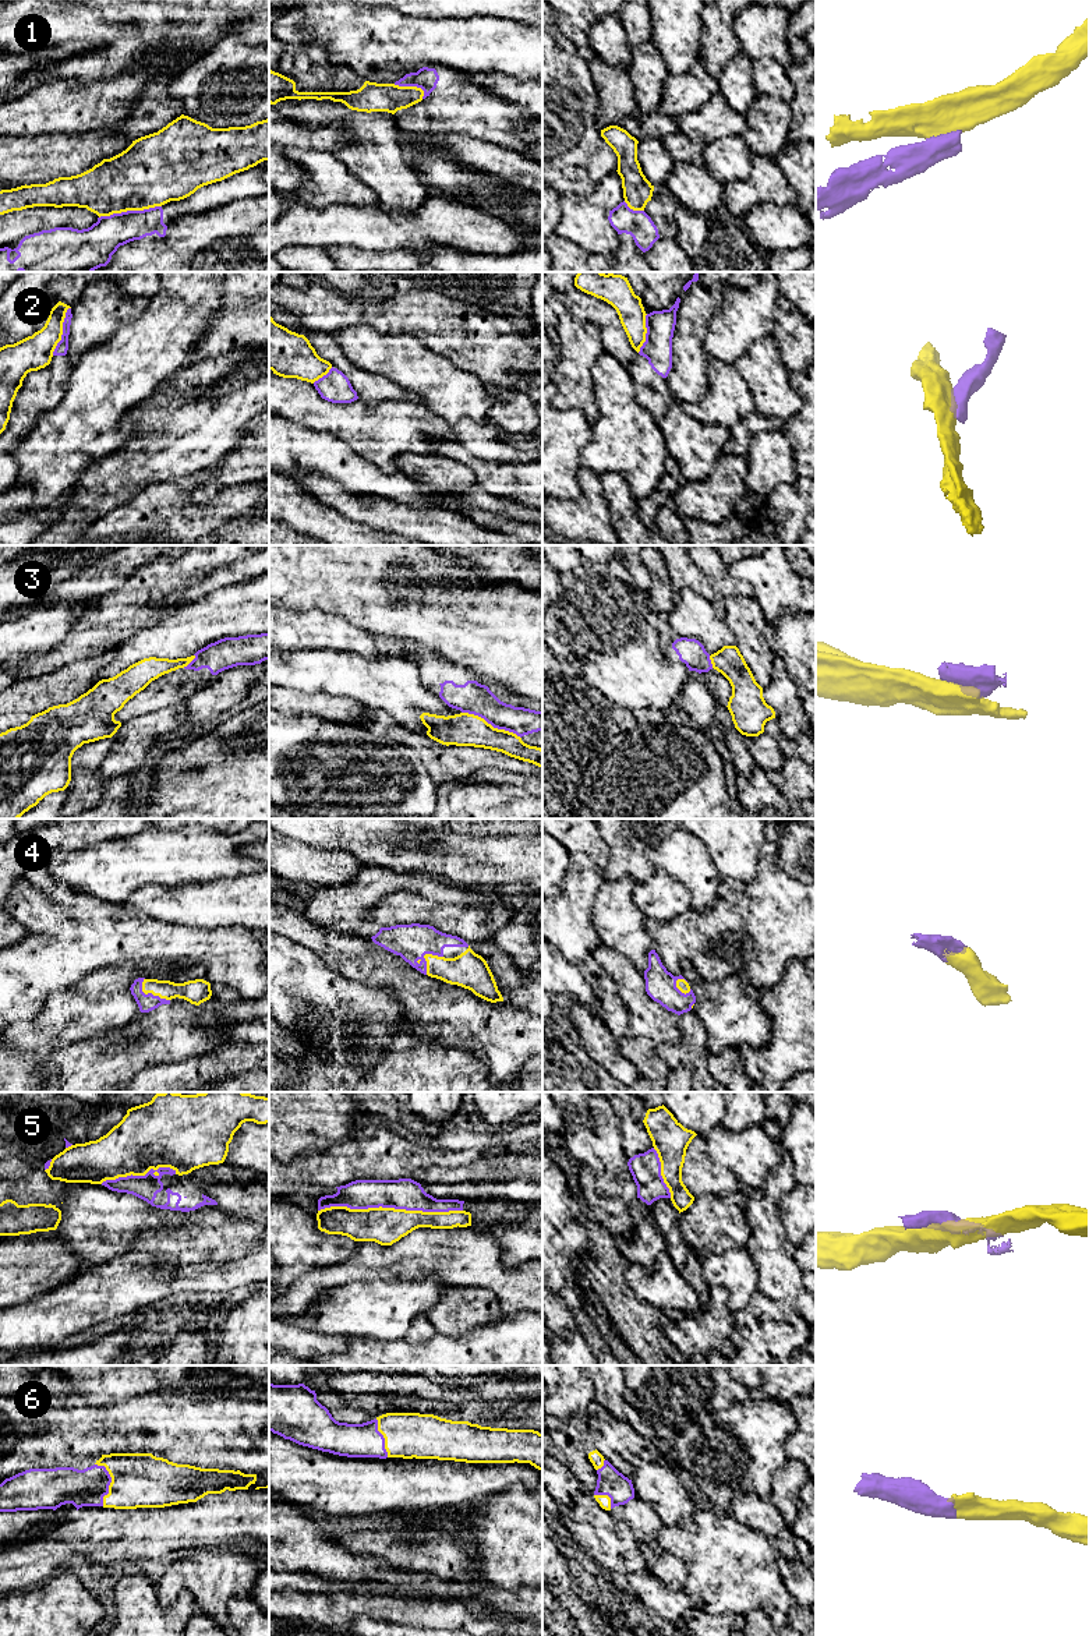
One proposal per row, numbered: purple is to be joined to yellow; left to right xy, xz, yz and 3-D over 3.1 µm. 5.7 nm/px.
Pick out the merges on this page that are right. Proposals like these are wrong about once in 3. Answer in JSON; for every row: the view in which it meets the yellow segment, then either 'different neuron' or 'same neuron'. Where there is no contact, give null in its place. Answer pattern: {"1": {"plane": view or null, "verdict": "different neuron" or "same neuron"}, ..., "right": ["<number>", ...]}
{"1": {"plane": "xy", "verdict": "different neuron"}, "2": {"plane": "xy", "verdict": "different neuron"}, "3": {"plane": "xz", "verdict": "different neuron"}, "4": {"plane": "xy", "verdict": "same neuron"}, "5": {"plane": "xz", "verdict": "different neuron"}, "6": {"plane": "xy", "verdict": "same neuron"}, "right": ["4", "6"]}

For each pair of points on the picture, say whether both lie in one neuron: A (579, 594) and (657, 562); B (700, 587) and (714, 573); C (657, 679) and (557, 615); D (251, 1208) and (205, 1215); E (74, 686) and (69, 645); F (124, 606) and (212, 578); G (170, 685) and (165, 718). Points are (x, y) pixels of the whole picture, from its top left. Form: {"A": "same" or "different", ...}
{"A": "different", "B": "different", "C": "same", "D": "different", "E": "different", "F": "different", "G": "different"}

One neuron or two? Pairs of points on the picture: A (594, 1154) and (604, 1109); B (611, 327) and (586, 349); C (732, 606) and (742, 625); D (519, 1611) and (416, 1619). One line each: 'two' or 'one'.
A: one
B: two
C: one
D: one

